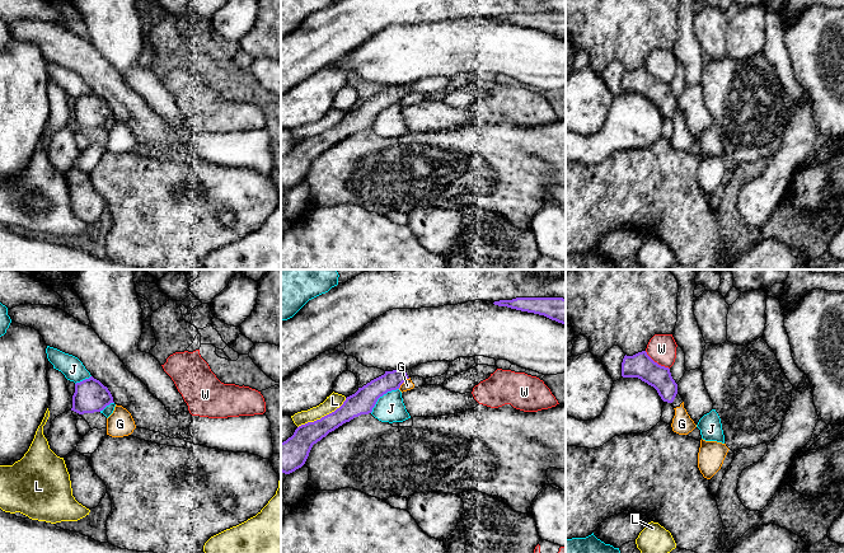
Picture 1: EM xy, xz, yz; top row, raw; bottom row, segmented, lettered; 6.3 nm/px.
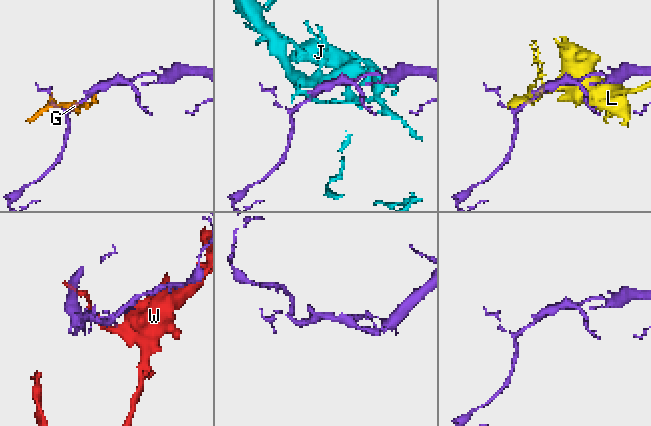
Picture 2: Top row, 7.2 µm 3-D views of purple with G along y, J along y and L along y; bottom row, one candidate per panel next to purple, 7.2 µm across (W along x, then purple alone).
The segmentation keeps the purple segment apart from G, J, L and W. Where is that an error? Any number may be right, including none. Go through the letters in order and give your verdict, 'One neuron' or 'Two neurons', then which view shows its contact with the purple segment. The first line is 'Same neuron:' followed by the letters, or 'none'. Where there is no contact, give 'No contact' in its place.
Same neuron: none
G: Two neurons. Touches purple in xz
J: Two neurons. Touches purple in xz
L: Two neurons. Touches purple in xz
W: Two neurons. Touches purple in yz

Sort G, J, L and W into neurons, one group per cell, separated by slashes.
G / J / L / W

